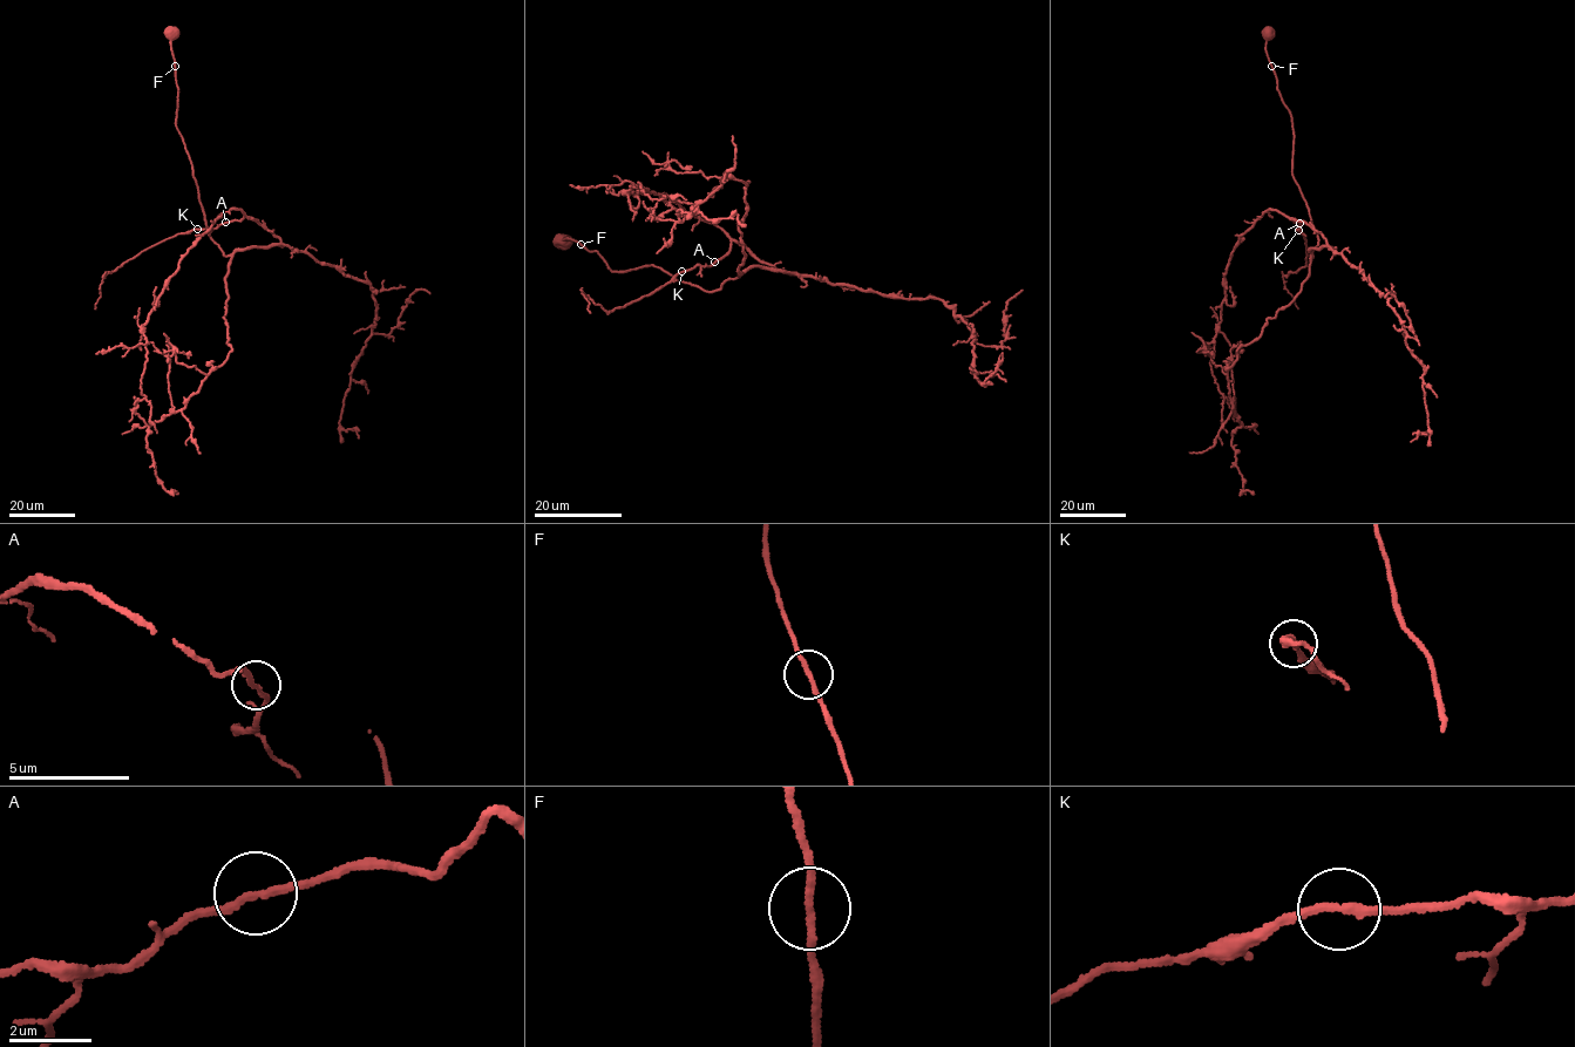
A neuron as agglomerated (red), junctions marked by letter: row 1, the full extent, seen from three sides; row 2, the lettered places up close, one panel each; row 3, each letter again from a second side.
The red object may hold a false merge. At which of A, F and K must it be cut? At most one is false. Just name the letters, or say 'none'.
none

